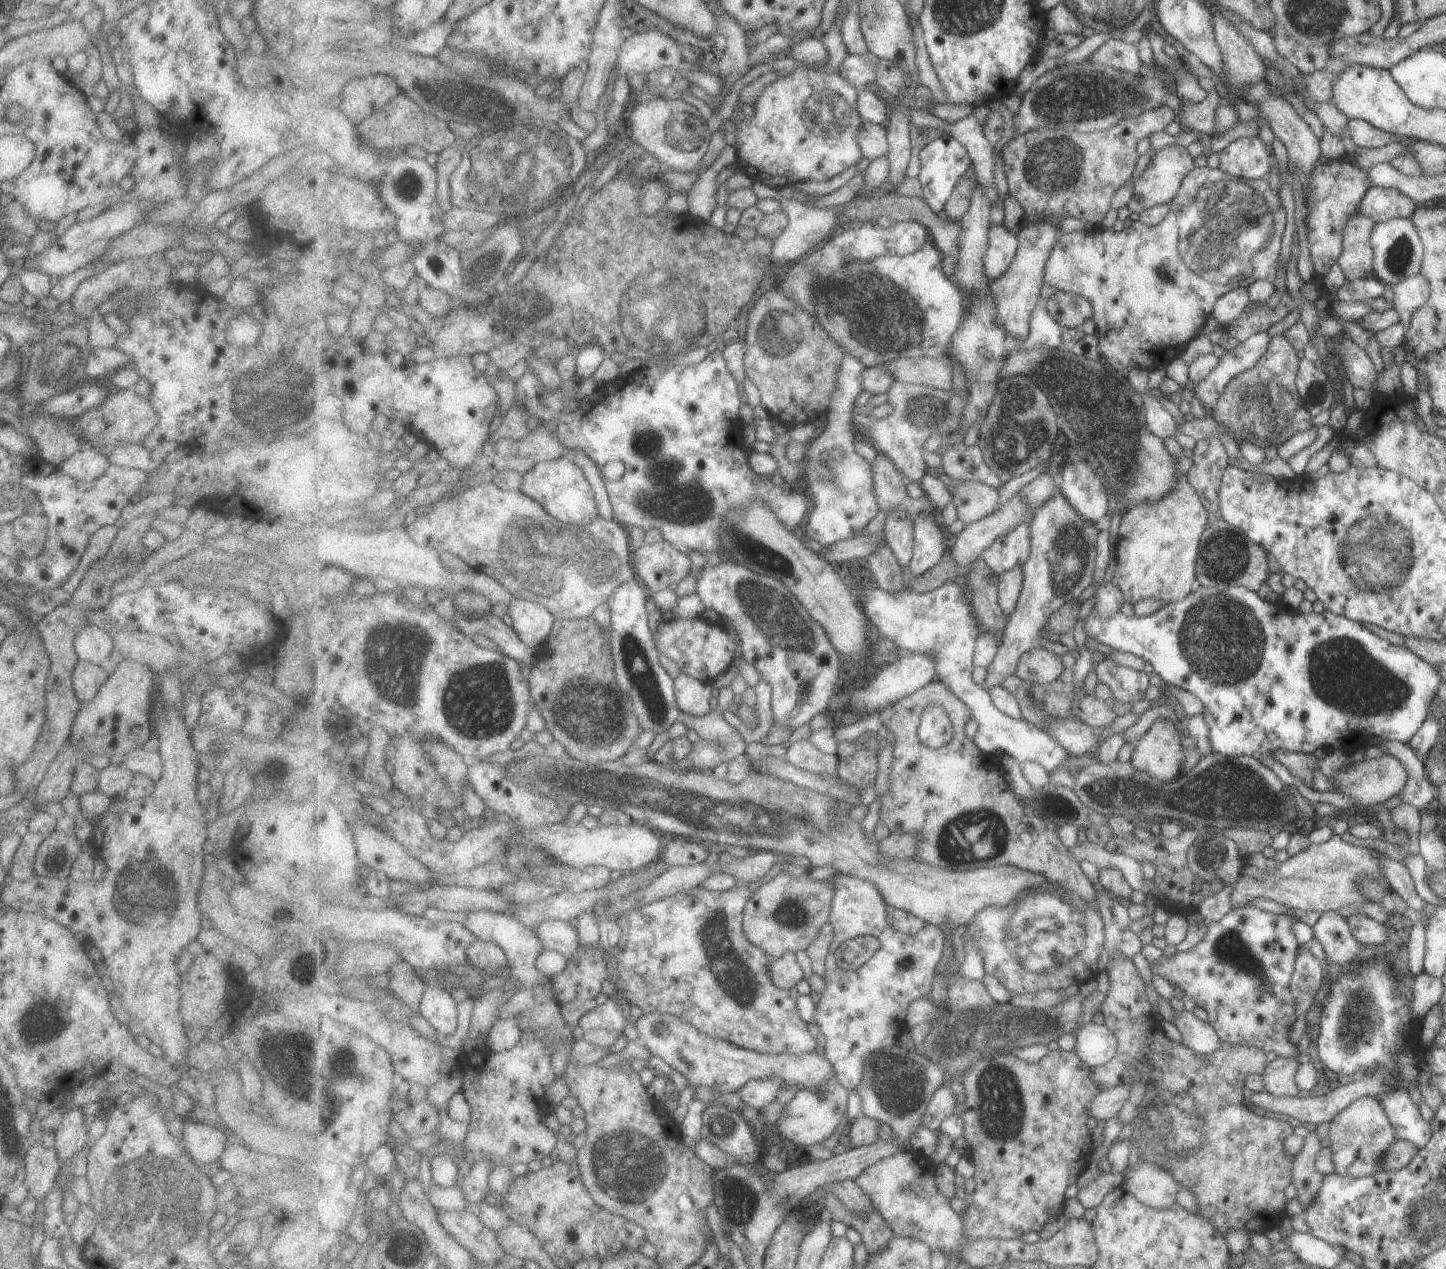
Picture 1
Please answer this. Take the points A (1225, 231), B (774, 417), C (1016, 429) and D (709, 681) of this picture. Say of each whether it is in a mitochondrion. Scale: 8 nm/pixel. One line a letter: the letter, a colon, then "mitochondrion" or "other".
A: mitochondrion
B: other
C: mitochondrion
D: other

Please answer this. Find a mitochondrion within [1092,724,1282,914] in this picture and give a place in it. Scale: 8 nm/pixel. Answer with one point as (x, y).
(1221, 777)

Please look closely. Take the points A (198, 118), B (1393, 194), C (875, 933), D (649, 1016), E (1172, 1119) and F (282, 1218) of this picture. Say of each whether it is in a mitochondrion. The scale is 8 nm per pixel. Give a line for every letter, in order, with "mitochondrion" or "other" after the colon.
A: other
B: other
C: other
D: other
E: mitochondrion
F: other

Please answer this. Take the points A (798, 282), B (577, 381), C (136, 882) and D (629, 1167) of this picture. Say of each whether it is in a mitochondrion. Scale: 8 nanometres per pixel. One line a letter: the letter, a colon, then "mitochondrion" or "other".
A: mitochondrion
B: other
C: mitochondrion
D: mitochondrion

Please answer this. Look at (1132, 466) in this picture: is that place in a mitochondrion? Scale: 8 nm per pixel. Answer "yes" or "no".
yes

